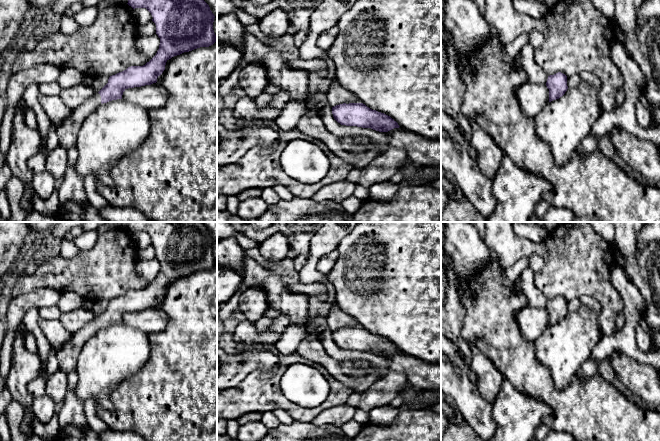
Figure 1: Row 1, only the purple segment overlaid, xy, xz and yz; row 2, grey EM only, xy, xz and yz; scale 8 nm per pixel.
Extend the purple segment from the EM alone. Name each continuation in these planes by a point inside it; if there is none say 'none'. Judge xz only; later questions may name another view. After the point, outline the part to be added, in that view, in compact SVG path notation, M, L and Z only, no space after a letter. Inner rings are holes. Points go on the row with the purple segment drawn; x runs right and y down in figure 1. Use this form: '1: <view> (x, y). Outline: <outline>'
none

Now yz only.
none

